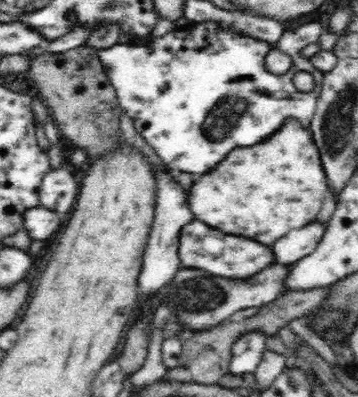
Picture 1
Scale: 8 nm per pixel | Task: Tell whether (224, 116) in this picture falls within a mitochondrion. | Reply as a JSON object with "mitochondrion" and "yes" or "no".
{"mitochondrion":"yes"}

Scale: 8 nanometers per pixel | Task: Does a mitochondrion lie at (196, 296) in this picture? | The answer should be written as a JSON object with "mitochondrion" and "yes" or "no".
{"mitochondrion":"yes"}

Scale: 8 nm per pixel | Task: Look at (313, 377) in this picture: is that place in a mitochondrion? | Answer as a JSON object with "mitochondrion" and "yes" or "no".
{"mitochondrion":"no"}

